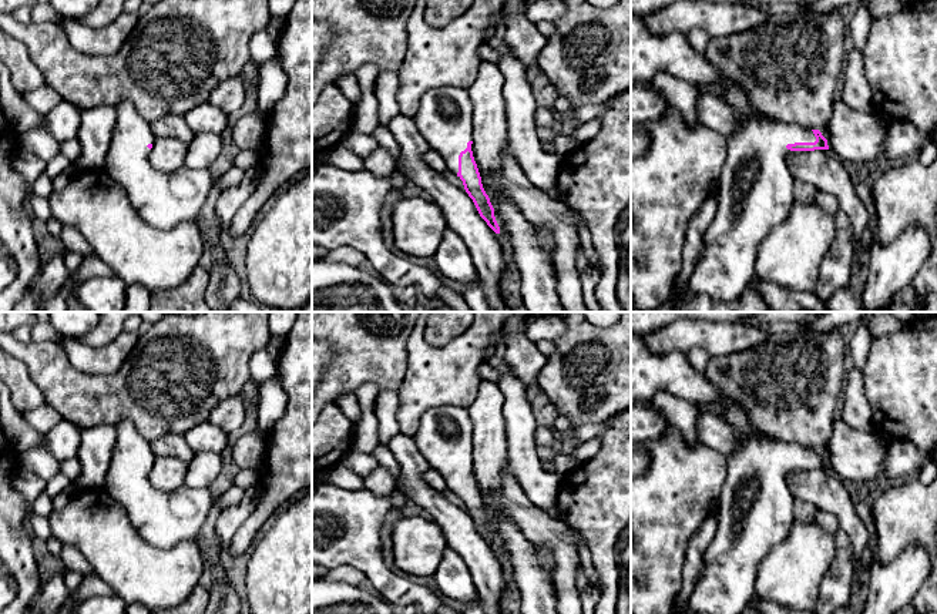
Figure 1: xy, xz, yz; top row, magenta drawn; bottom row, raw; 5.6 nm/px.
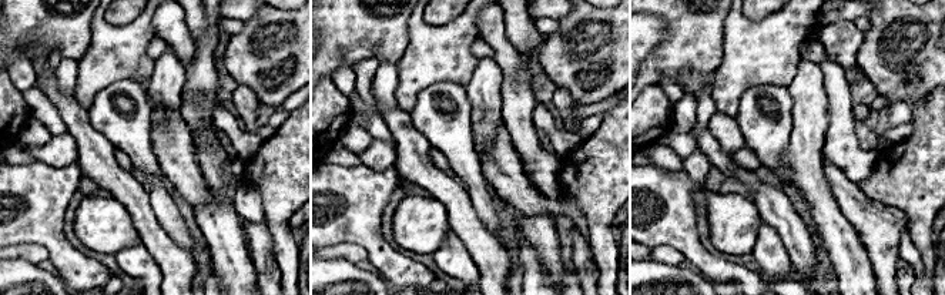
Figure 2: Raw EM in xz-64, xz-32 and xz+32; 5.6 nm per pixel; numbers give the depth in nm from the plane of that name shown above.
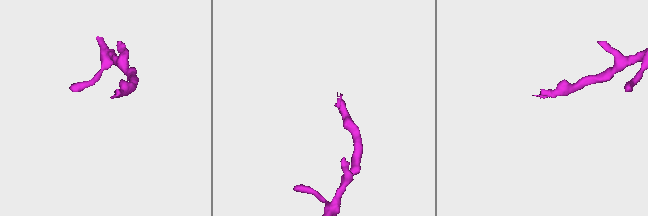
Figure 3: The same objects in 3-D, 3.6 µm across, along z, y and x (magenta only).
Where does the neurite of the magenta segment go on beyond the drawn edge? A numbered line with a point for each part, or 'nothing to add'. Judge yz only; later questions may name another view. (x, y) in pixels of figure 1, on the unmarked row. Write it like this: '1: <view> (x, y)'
1: yz (755, 513)

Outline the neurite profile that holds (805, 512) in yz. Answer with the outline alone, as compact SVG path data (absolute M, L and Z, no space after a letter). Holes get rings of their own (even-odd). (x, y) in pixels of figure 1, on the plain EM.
M800 499L795 500L795 507L793 507L795 520L799 520L802 523L813 523L816 513L817 509L812 503L803 501Z

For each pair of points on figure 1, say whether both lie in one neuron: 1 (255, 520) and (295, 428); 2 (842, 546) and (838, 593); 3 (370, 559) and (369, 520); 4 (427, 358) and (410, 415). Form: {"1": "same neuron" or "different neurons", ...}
{"1": "same neuron", "2": "same neuron", "3": "same neuron", "4": "same neuron"}

